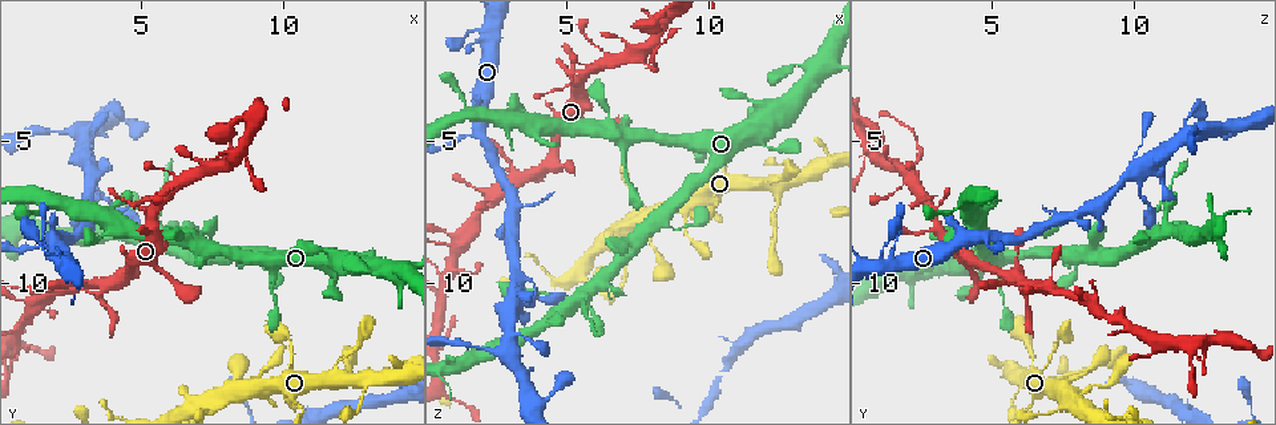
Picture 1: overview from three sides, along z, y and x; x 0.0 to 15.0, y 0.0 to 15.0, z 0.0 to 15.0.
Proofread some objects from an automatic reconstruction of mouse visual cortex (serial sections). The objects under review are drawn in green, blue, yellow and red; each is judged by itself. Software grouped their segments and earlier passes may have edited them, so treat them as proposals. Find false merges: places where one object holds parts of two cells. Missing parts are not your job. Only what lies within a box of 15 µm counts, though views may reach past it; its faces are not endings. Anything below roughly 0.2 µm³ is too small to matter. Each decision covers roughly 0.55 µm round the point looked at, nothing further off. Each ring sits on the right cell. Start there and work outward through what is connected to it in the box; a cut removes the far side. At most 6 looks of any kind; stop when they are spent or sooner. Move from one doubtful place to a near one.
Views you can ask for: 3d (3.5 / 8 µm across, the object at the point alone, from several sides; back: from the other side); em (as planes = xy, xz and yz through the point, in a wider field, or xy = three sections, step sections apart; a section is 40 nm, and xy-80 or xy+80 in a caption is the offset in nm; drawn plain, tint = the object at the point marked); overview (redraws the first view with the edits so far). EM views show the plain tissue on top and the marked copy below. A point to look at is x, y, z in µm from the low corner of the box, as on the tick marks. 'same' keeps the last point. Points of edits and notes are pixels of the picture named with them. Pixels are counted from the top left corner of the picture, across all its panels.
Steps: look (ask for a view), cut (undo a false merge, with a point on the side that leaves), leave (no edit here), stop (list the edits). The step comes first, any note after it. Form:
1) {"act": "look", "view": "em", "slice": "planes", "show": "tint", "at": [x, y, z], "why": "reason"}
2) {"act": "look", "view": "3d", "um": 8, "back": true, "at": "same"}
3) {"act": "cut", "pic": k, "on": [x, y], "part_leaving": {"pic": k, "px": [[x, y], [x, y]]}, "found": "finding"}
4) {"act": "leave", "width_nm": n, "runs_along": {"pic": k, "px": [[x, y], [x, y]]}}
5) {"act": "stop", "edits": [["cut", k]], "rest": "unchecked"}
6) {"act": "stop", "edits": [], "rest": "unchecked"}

{"act": "look", "view": "3d", "um": 8, "at": [12.2, 13.4, 6.6]}

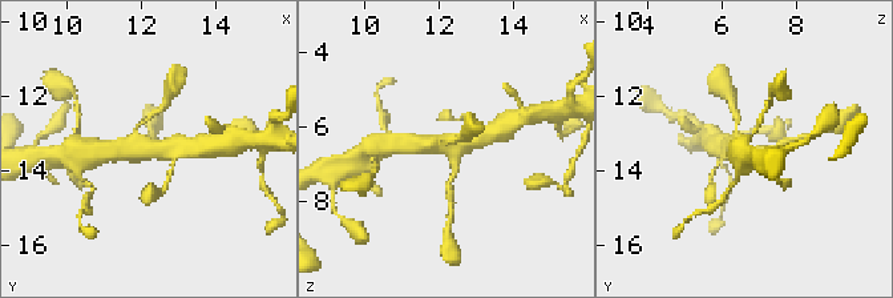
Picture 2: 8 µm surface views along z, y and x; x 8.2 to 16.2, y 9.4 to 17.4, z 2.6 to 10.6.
{"act": "look", "view": "em", "slice": "planes", "show": "tint", "at": [12.2, 13.4, 6.5], "arms": 4, "arm_widths_nm": [150, 200, 500, 500]}

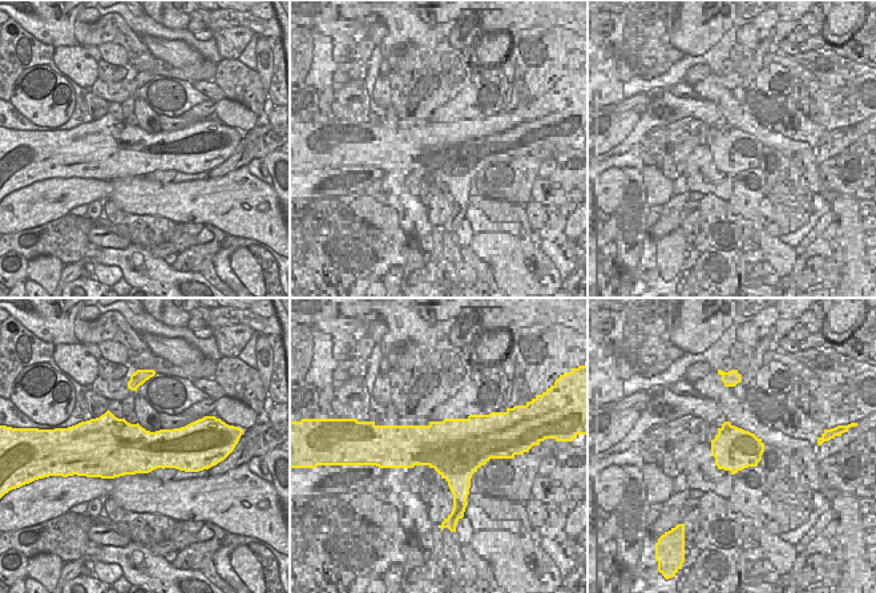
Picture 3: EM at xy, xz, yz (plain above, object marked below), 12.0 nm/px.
{"act": "leave", "runs_along": {"pic": 2, "px": [[409, 144], [448, 147], [487, 136]]}, "found": "one cell here"}

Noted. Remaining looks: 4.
{"act": "look", "view": "3d", "um": 8, "at": [7.8, 13.9, 8.0], "why": "four or more arms meet"}

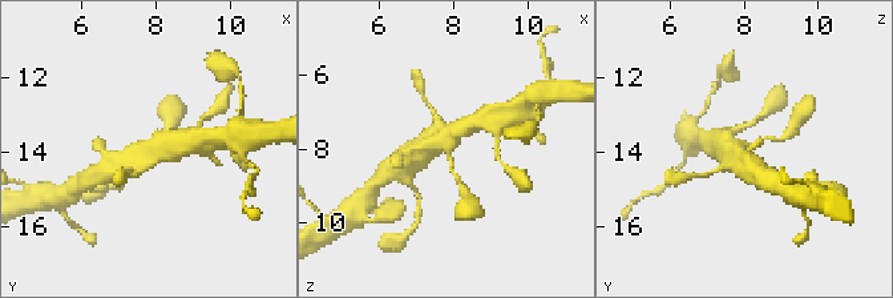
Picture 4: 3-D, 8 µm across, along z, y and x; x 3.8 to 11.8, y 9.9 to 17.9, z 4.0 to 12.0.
{"act": "look", "view": "em", "slice": "xy", "step": 5, "show": "tint", "at": [7.8, 13.9, 8.0], "arms": 4, "arm_widths_nm": [150, 200, 500, 600]}

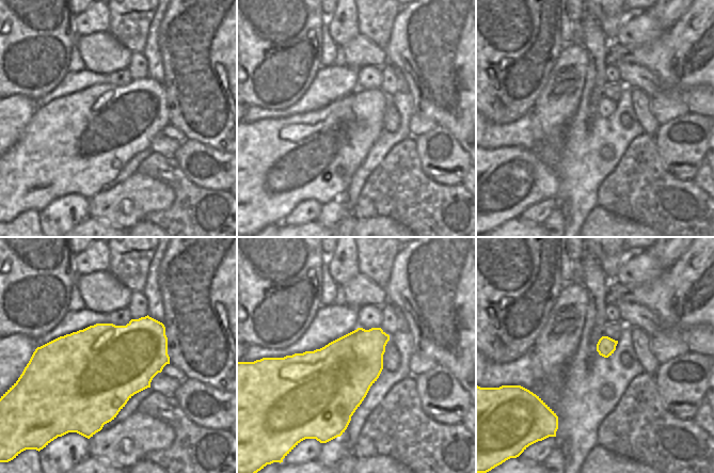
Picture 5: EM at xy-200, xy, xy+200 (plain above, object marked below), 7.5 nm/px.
{"act": "leave", "runs_along": {"pic": 4, "px": [[476, 121], [413, 156]]}, "found": "continuous, no second cell"}

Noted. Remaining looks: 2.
{"act": "look", "view": "3d", "um": 3.5, "at": [1.6, 10.6, 8.1], "why": "four-way junction"}

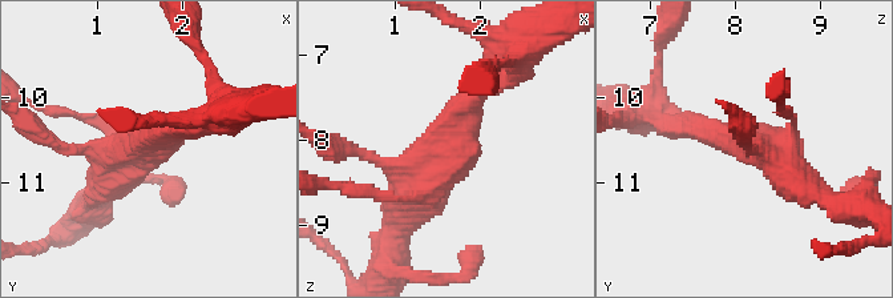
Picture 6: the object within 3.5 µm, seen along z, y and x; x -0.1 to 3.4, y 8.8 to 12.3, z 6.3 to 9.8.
{"act": "look", "view": "em", "slice": "planes", "show": "tint", "at": [1.65, 10.55, 8.10], "arms": 4, "arm_widths_nm": [100, 200, 300, 500], "why": "need the tissue"}

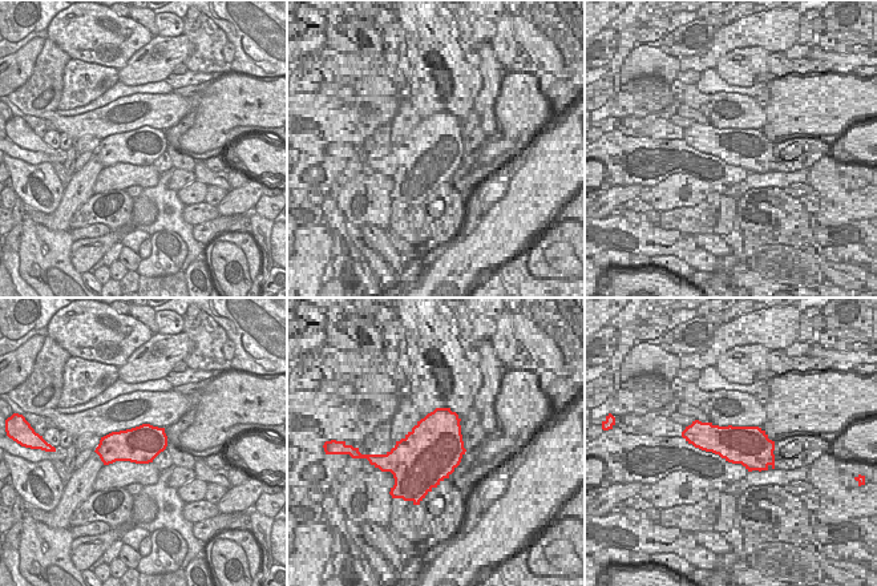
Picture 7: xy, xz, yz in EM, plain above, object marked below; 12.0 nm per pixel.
{"act": "leave", "runs_along": {"pic": 6, "px": [[488, 77], [401, 210]]}, "found": "one cell here"}

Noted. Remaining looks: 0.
{"act": "stop", "edits": [], "rest": "unchecked"}

